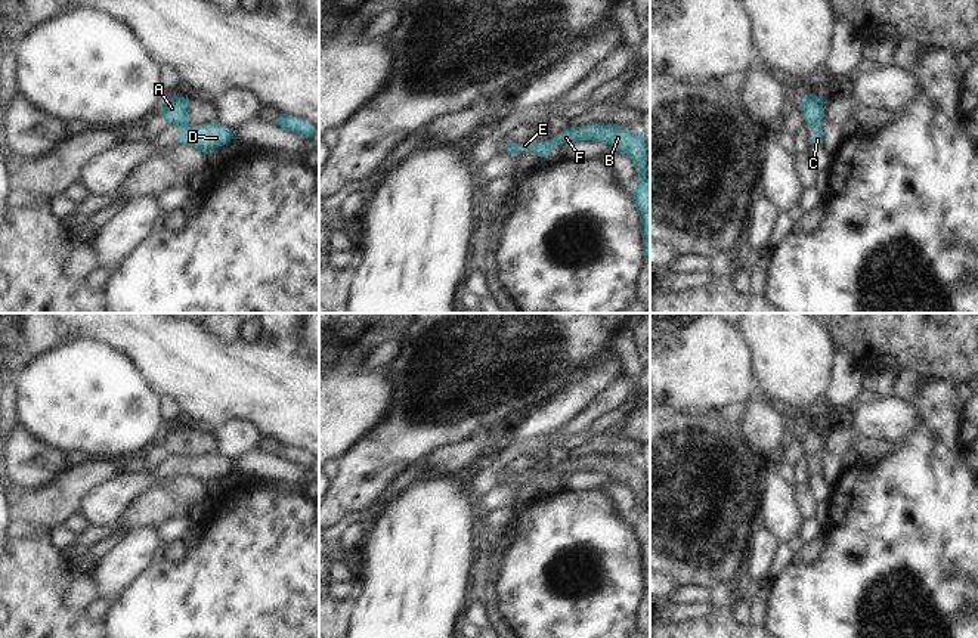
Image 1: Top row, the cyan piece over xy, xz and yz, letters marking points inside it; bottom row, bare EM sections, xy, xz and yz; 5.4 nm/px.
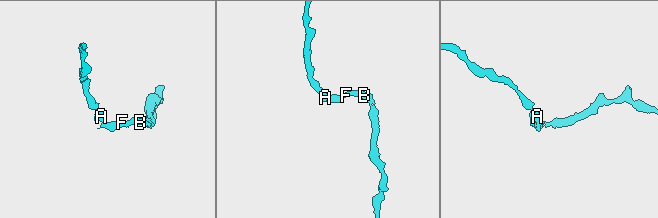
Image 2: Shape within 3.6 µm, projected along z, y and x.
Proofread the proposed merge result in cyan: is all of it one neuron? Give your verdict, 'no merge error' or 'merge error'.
merge error

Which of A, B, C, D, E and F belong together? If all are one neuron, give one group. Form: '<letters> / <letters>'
A / B C D E F

